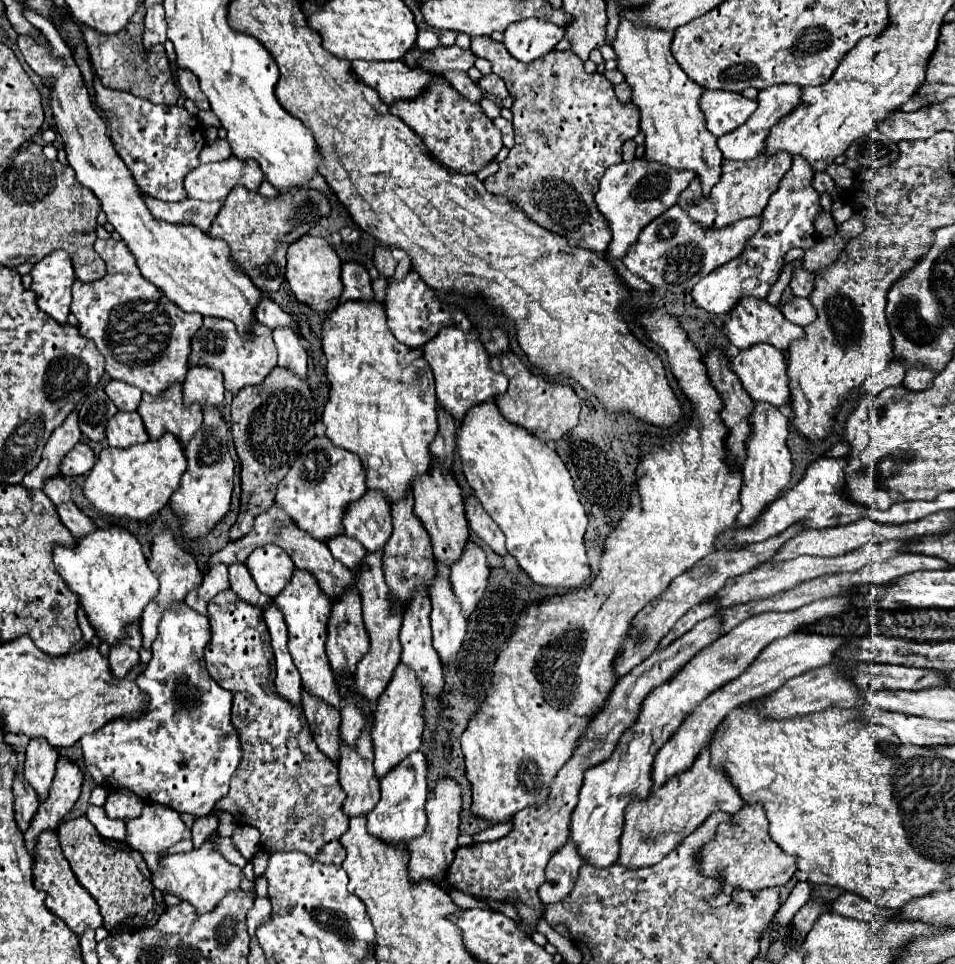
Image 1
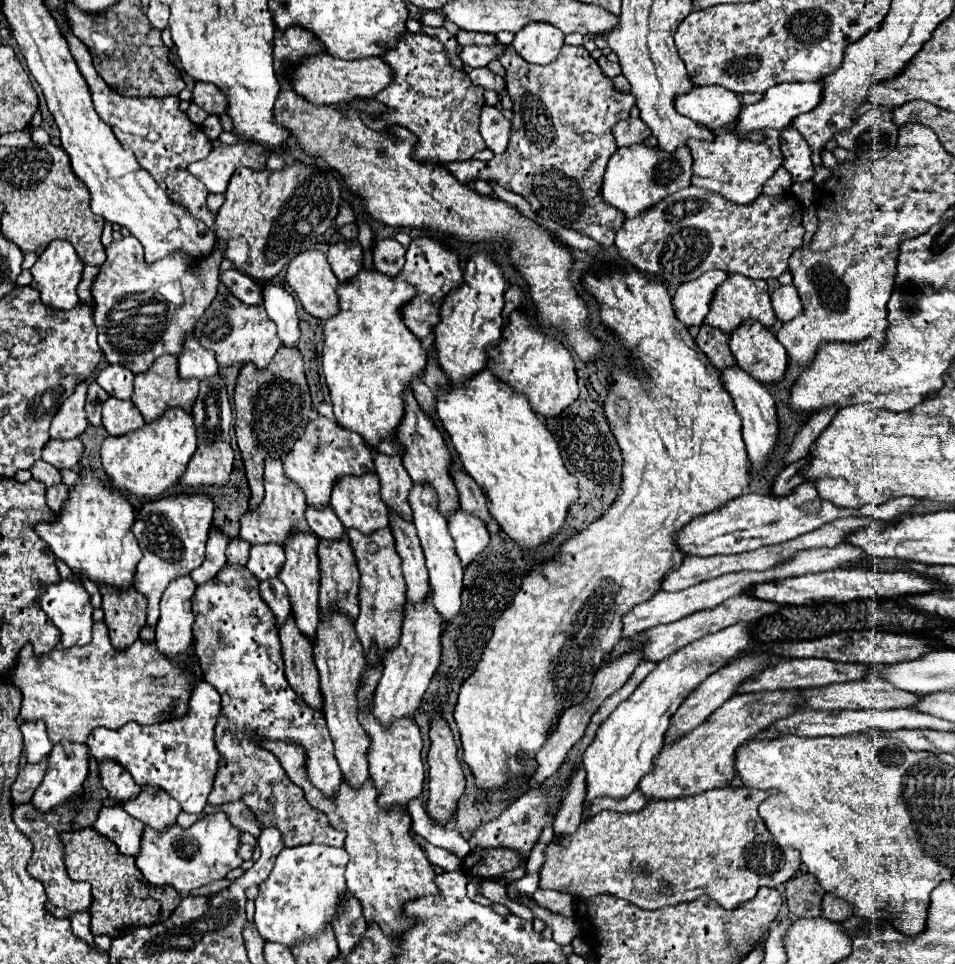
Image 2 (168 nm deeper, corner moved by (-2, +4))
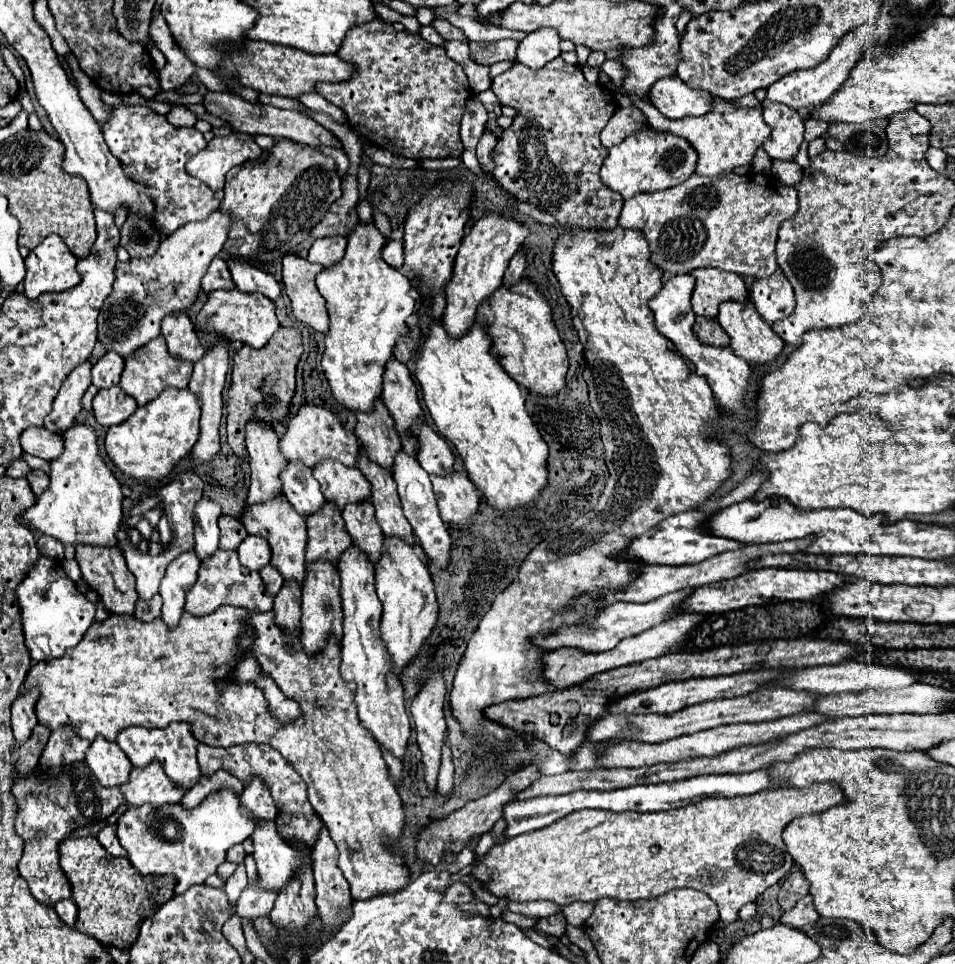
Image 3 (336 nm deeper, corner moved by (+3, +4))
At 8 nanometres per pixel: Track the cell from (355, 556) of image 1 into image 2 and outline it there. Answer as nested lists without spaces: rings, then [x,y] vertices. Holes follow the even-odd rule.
[[[308,506],[306,520],[310,520],[310,528],[322,540],[342,540],[346,536],[346,528],[338,516],[334,516],[332,508],[326,508],[326,512],[314,512],[314,508]]]

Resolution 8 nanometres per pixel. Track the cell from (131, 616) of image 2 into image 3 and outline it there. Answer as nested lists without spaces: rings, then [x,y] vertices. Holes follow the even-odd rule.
[[[77,544],[75,550],[77,550],[75,560],[81,566],[85,582],[101,596],[105,608],[111,614],[133,614],[137,602],[137,590],[135,590],[135,578],[125,564],[123,550],[119,546],[107,548],[107,546],[85,546],[85,544]]]

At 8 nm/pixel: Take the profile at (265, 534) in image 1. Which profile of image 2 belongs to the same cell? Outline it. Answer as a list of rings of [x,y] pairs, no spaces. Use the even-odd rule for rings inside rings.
[[[266,460],[264,464],[264,482],[266,482],[266,496],[262,500],[262,504],[254,510],[254,512],[246,512],[240,520],[240,538],[248,544],[280,544],[284,546],[284,542],[288,538],[292,538],[296,532],[306,532],[312,534],[308,522],[306,522],[306,496],[302,496],[300,488],[294,488],[294,484],[288,484],[284,470],[282,470],[282,462],[280,460]]]

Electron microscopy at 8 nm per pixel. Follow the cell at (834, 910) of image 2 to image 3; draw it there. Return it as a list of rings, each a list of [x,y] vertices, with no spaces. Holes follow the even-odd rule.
[[[807,894],[803,896],[791,910],[783,912],[779,922],[789,926],[789,928],[795,928],[795,930],[803,930],[807,926],[813,926],[817,922],[817,912],[813,908],[813,898]]]

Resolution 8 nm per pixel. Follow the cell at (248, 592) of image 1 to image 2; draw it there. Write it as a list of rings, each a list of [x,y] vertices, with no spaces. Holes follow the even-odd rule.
[[[232,540],[226,548],[226,558],[228,558],[228,564],[240,564],[240,566],[246,566],[248,564],[248,550],[250,550],[250,544],[246,544],[244,540]]]

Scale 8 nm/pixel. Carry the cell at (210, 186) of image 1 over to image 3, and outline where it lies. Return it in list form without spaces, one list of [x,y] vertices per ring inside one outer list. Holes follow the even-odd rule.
[[[231,132],[229,136],[215,136],[205,150],[195,154],[187,164],[187,172],[201,182],[205,182],[211,190],[221,190],[225,184],[225,174],[239,164],[249,160],[257,160],[261,156],[261,148],[249,134]]]

